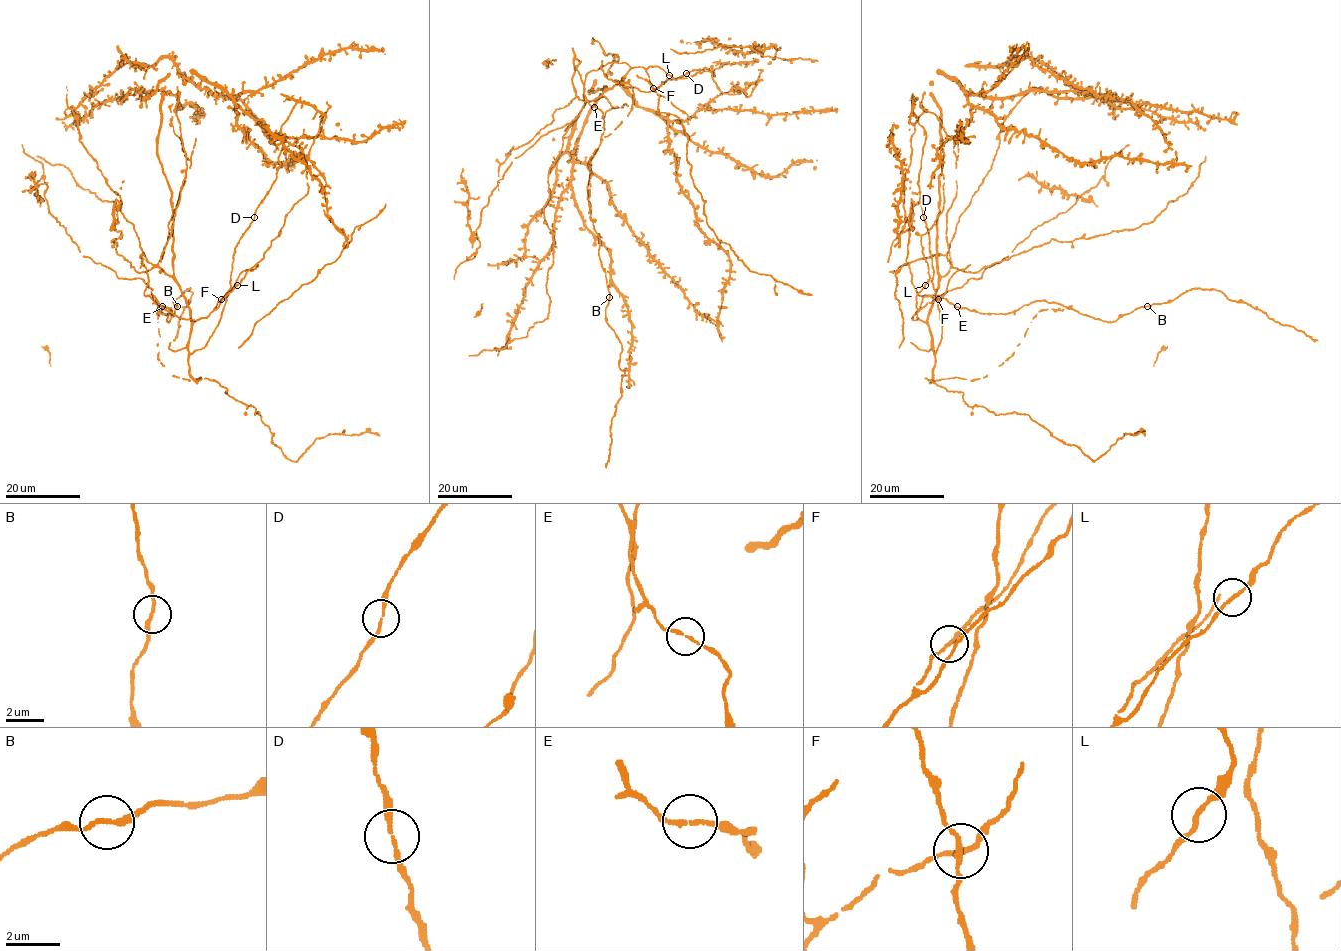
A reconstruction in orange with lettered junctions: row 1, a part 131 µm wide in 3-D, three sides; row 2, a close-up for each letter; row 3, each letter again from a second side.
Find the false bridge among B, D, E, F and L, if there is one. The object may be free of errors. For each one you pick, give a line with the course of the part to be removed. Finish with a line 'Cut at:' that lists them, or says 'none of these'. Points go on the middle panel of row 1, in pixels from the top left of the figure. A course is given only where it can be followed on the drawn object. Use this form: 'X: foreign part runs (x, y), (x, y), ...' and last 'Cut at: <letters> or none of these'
Cut at: none of these

